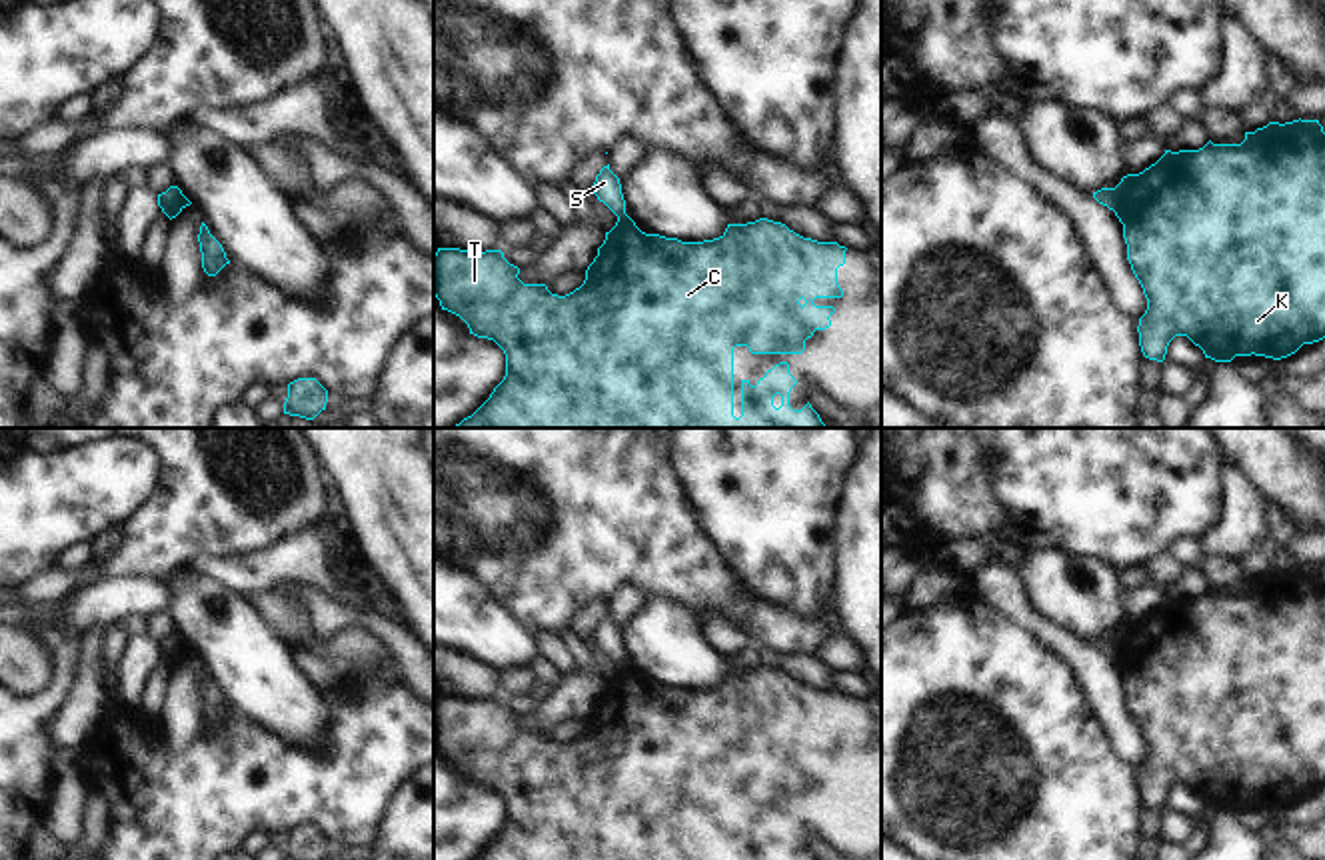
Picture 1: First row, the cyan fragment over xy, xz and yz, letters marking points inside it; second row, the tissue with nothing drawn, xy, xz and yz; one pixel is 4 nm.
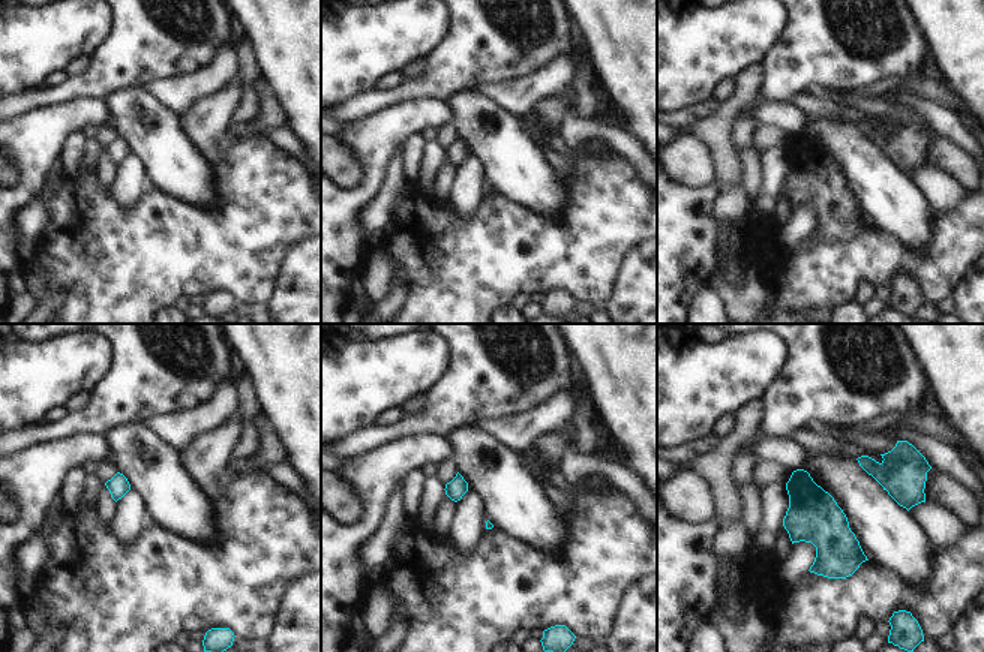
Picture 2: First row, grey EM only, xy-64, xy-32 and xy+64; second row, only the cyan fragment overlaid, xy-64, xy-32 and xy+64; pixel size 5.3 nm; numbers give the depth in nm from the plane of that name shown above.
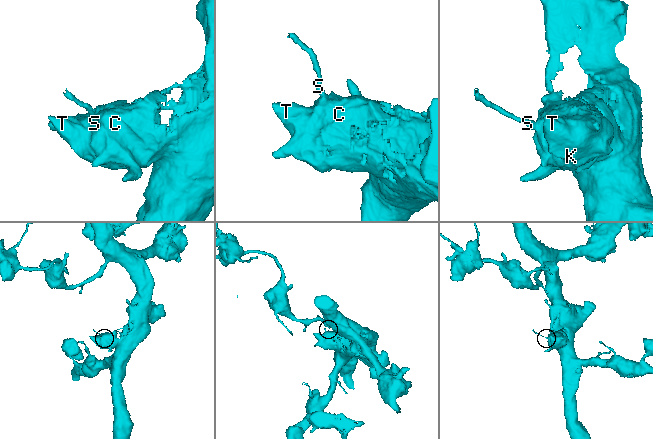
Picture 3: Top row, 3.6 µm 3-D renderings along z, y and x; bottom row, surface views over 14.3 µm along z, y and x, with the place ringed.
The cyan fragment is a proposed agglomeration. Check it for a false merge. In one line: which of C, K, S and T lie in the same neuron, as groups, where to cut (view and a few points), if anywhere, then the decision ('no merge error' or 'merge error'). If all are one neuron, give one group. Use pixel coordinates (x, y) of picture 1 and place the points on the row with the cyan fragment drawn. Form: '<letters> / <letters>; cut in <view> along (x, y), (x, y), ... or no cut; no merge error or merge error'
C K T / S; cut in xy along (176, 186), (176, 204), (166, 214); merge error

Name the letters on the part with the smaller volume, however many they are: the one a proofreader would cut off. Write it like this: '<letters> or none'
S

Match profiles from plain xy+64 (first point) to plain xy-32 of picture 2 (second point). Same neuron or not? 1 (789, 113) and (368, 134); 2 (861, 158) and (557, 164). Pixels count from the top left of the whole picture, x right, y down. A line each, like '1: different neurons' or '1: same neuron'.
1: same neuron
2: different neurons

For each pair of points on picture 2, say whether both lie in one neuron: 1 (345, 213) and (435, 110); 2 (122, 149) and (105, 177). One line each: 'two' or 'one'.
1: one
2: two

